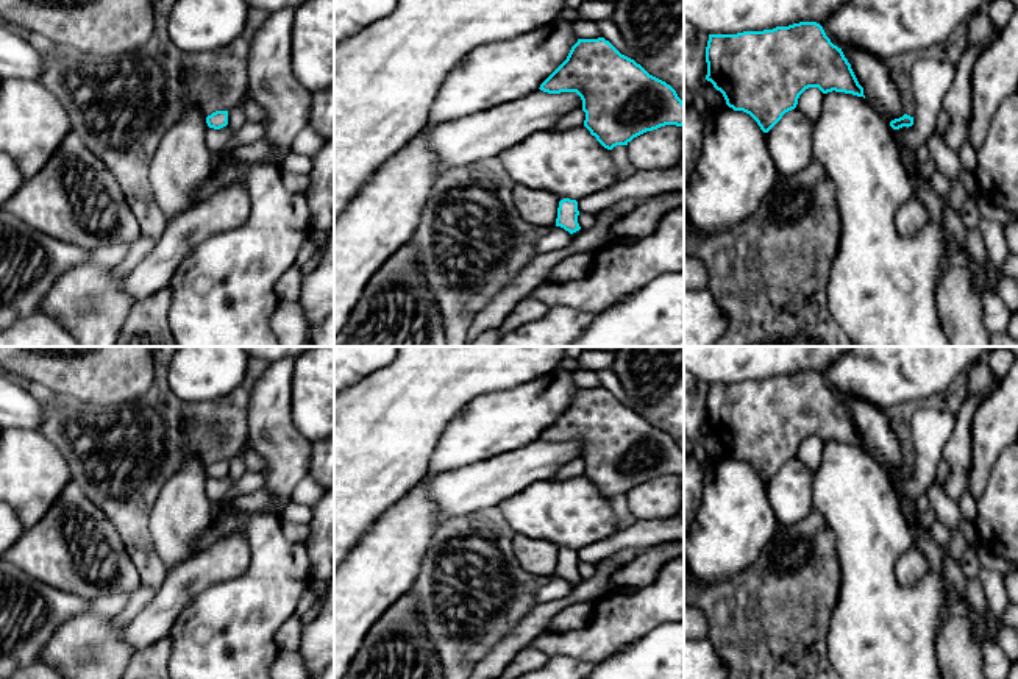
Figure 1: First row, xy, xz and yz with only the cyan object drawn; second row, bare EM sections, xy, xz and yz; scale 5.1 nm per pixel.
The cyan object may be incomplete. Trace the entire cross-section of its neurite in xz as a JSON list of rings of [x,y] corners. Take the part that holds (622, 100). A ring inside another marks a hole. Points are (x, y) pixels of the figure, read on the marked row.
[[[604,37],[578,39],[567,59],[540,84],[548,94],[576,92],[586,112],[584,126],[607,150],[665,125],[684,125],[684,101],[665,81],[650,75]]]

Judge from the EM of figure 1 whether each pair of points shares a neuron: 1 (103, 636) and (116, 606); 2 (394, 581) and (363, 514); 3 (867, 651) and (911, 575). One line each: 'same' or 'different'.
1: different
2: different
3: different

